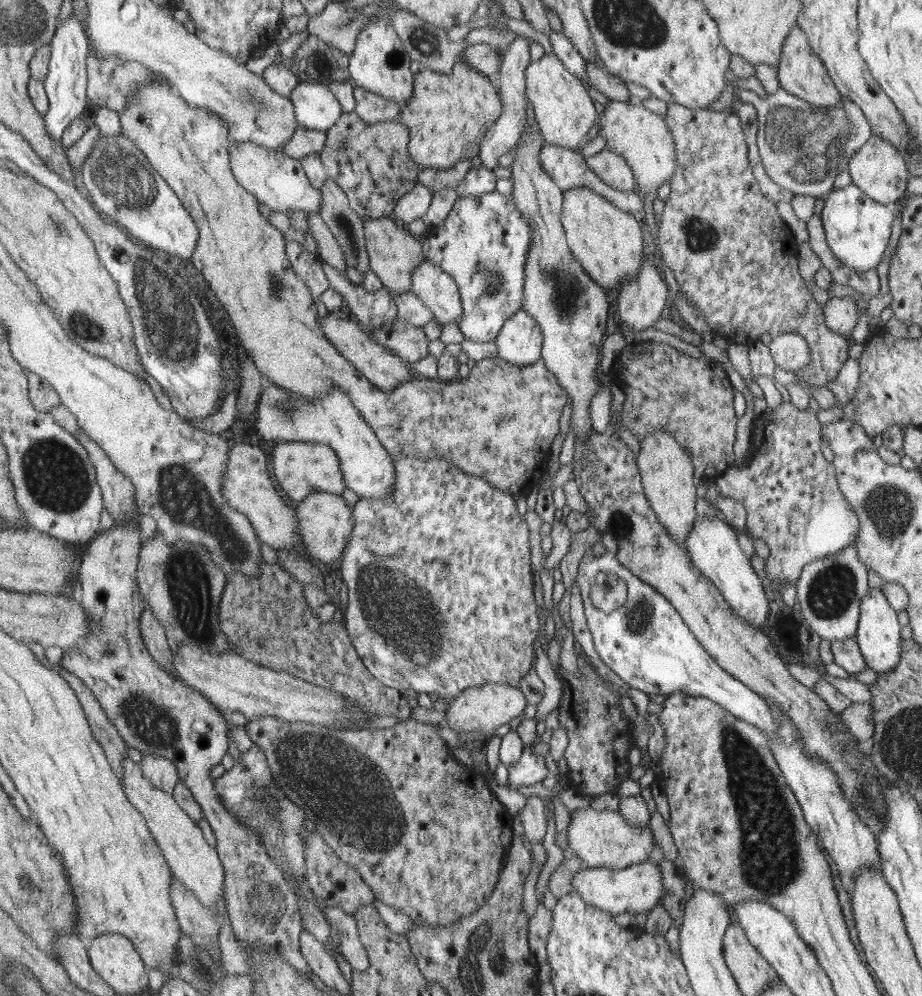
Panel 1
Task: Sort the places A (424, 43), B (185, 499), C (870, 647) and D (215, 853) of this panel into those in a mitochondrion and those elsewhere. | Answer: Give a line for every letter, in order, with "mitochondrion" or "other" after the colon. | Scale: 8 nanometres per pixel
A: mitochondrion
B: mitochondrion
C: other
D: other

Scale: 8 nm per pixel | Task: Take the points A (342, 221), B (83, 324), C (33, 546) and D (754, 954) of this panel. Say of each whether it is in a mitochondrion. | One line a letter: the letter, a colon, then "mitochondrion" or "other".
A: mitochondrion
B: mitochondrion
C: other
D: other

